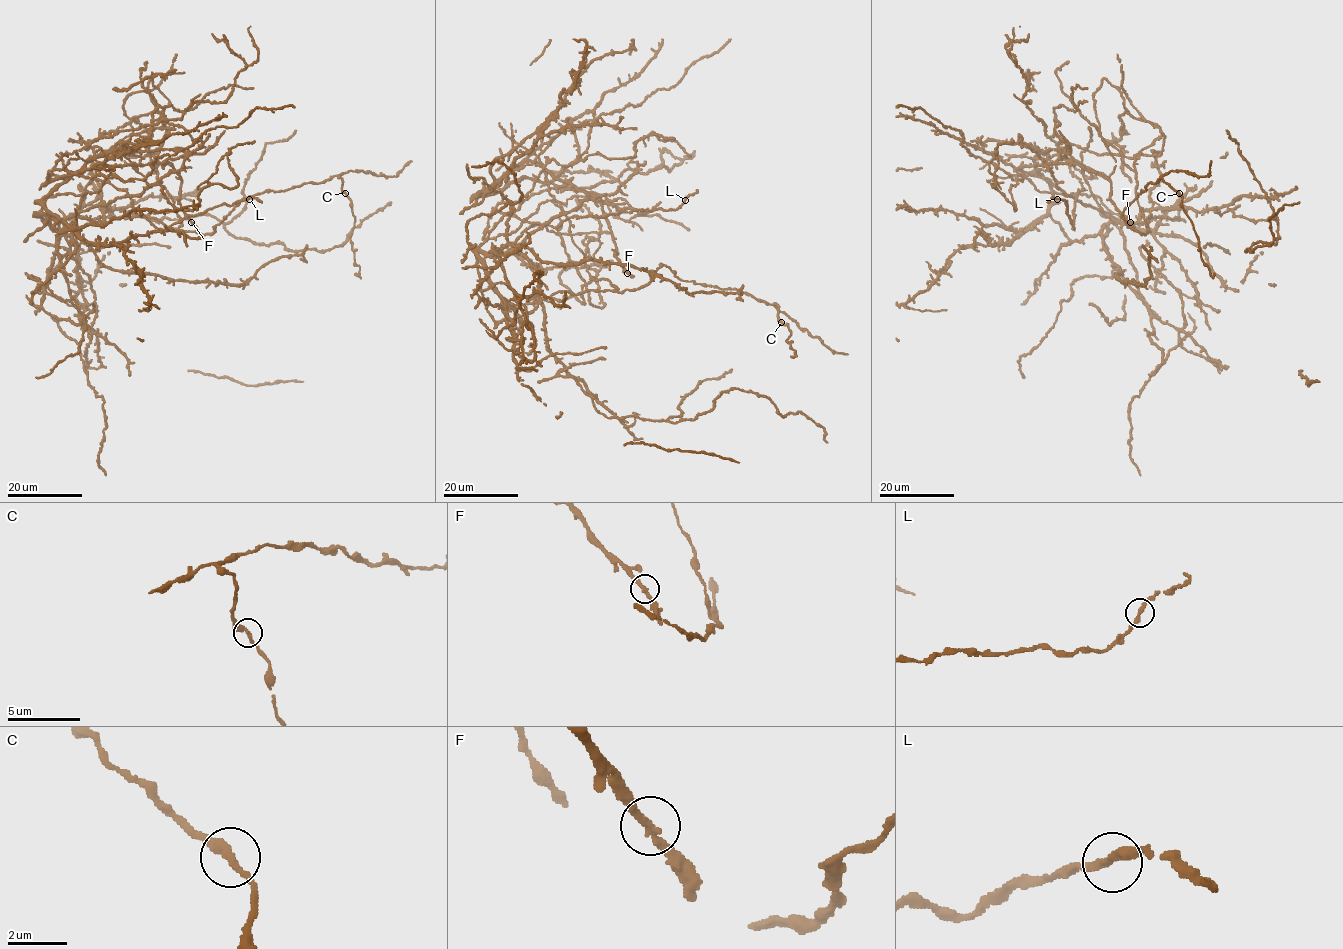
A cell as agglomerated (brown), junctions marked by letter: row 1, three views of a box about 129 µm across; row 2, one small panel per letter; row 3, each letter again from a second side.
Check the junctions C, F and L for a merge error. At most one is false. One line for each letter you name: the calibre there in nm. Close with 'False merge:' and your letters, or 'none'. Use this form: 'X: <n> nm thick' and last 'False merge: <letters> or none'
False merge: none

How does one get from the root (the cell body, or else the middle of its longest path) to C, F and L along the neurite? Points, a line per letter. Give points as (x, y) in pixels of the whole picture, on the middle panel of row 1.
C: (616, 287), (617, 292), (641, 288), (651, 271), (665, 265), (683, 281), (736, 289), (776, 304), (781, 322)
F: (616, 287), (588, 300), (601, 242), (582, 253), (546, 182), (625, 209), (601, 202), (627, 273)
L: (616, 287), (580, 275), (551, 200), (507, 235), (484, 238), (488, 218), (496, 209), (557, 226), (685, 199)

